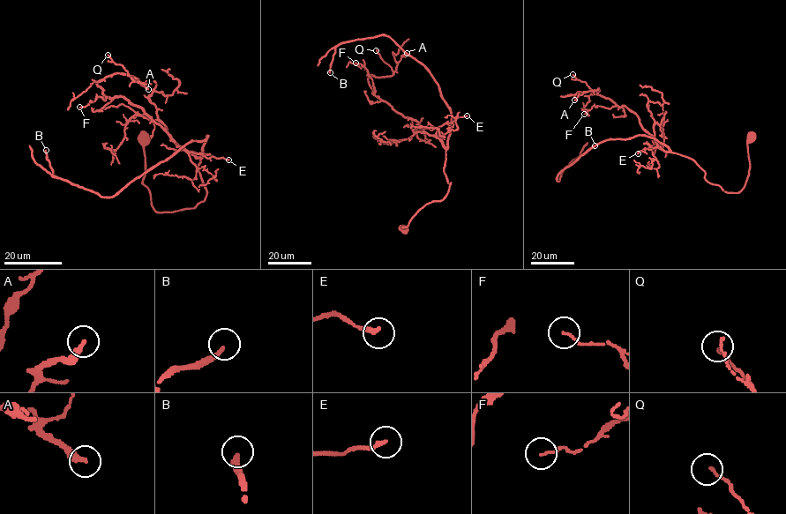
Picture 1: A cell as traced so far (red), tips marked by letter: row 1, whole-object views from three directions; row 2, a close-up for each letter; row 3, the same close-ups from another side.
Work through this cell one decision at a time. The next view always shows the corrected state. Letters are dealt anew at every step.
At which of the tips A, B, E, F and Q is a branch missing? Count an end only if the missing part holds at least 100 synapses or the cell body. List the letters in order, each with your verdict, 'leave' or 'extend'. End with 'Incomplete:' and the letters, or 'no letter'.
A: leave
B: extend
E: leave
F: leave
Q: leave
Incomplete: B

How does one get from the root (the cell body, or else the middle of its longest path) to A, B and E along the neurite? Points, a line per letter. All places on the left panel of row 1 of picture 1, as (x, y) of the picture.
A: (145, 137), (153, 208), (203, 201), (200, 159), (97, 81), (126, 73), (148, 89)
B: (145, 137), (153, 208), (203, 201), (207, 136), (109, 197), (55, 177), (46, 150)
E: (145, 137), (143, 183), (158, 212), (193, 208), (205, 200), (200, 159), (188, 152), (228, 160)

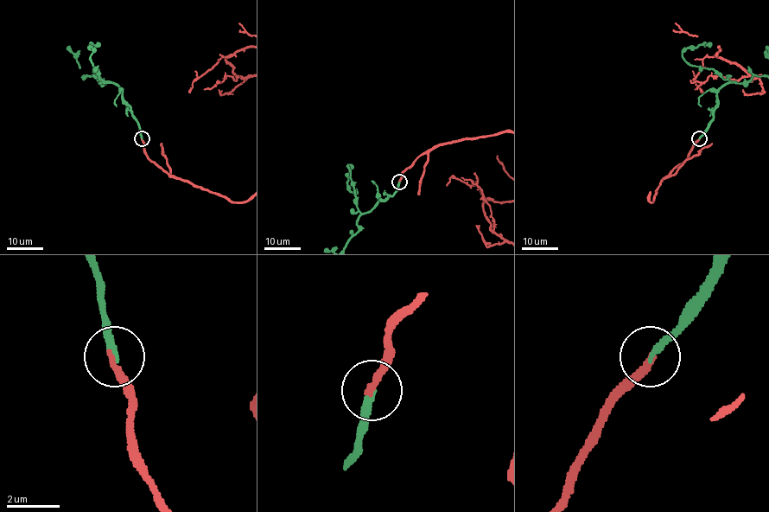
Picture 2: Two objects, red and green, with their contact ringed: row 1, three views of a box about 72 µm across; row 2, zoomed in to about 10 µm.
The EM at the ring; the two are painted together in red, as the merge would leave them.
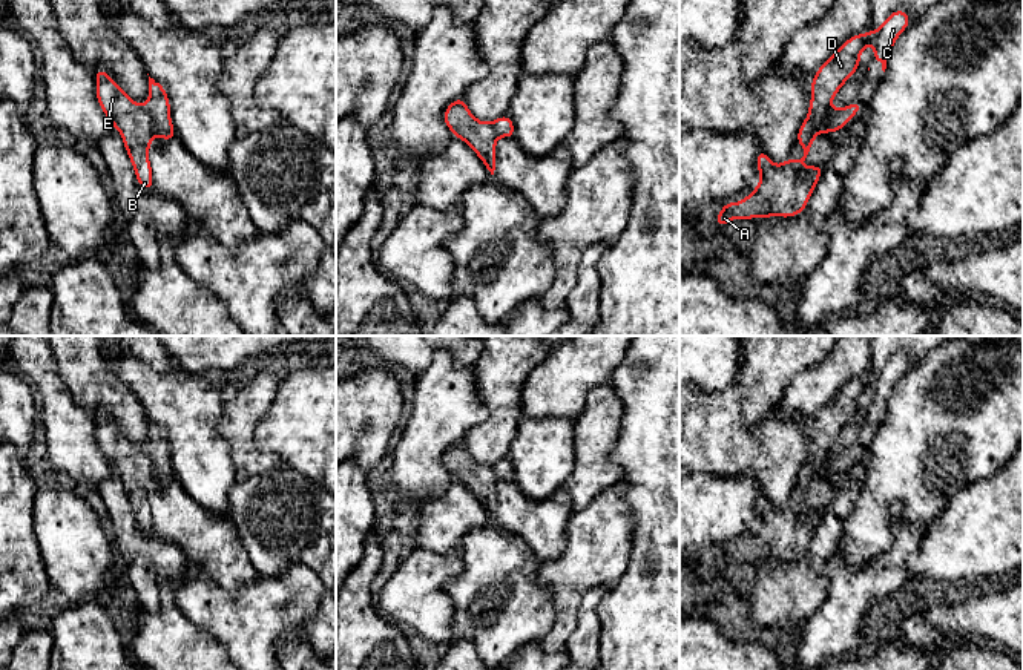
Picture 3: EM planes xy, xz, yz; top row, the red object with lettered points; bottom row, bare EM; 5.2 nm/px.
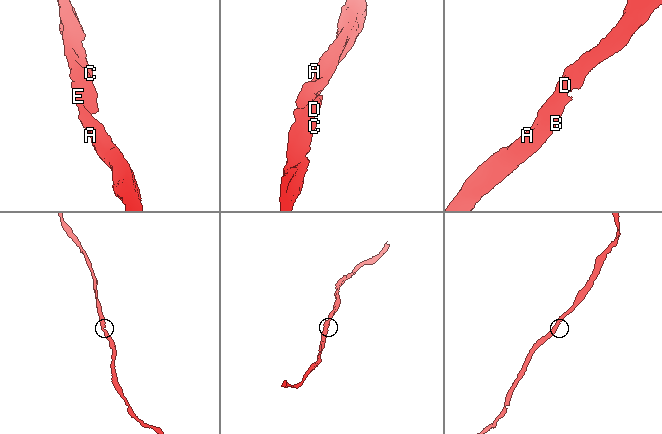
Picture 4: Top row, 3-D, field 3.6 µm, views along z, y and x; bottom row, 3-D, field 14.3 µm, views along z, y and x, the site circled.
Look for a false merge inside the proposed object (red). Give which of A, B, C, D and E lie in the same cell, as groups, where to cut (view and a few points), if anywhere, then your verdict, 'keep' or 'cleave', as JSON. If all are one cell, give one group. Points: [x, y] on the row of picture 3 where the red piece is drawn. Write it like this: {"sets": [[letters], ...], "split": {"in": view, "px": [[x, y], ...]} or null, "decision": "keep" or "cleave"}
{"sets": [["A", "B", "C", "D", "E"]], "split": null, "decision": "keep"}

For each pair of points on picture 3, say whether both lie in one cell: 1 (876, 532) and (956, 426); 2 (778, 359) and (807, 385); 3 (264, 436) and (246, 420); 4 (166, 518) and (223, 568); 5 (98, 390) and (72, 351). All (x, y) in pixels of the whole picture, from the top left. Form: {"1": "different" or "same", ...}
{"1": "same", "2": "different", "3": "different", "4": "same", "5": "same"}

